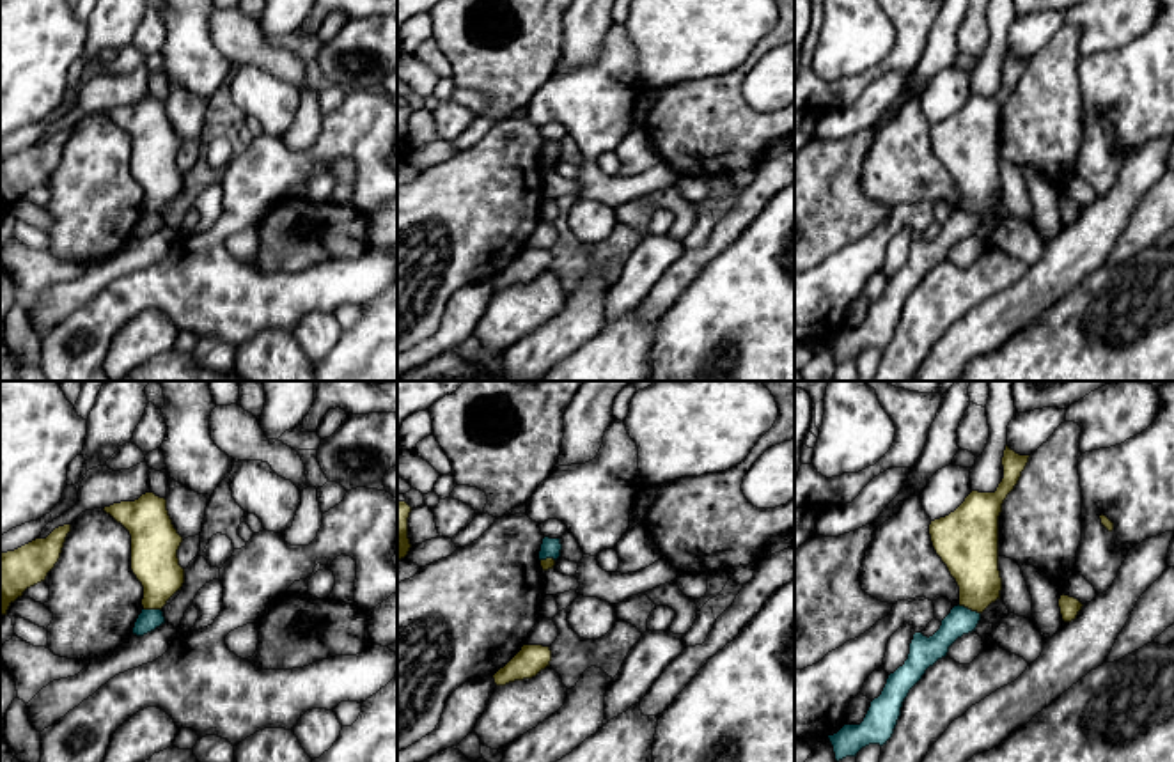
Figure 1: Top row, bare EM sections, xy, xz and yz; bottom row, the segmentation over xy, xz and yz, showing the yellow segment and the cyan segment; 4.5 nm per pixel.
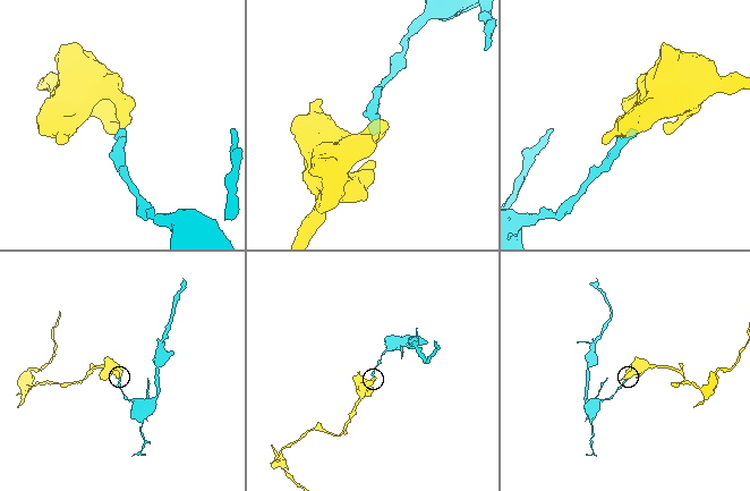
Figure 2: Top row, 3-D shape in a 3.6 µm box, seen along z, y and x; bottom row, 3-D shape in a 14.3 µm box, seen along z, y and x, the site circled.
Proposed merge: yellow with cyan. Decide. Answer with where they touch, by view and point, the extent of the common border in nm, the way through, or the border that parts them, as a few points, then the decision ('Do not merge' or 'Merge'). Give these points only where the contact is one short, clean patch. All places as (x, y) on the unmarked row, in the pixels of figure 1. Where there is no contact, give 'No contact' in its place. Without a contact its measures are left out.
Touches yellow at yz (969, 211). Shared border 110 nm. Boundary: yz (958, 208), (979, 217). Do not merge

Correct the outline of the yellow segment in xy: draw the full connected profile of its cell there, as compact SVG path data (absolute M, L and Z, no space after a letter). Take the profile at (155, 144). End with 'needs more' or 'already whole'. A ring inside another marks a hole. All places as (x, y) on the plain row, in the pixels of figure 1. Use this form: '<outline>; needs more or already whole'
M145 96L103 113L131 138L131 174L144 190L144 213L161 213L184 186L177 161L183 140L172 128L167 103Z; already whole

